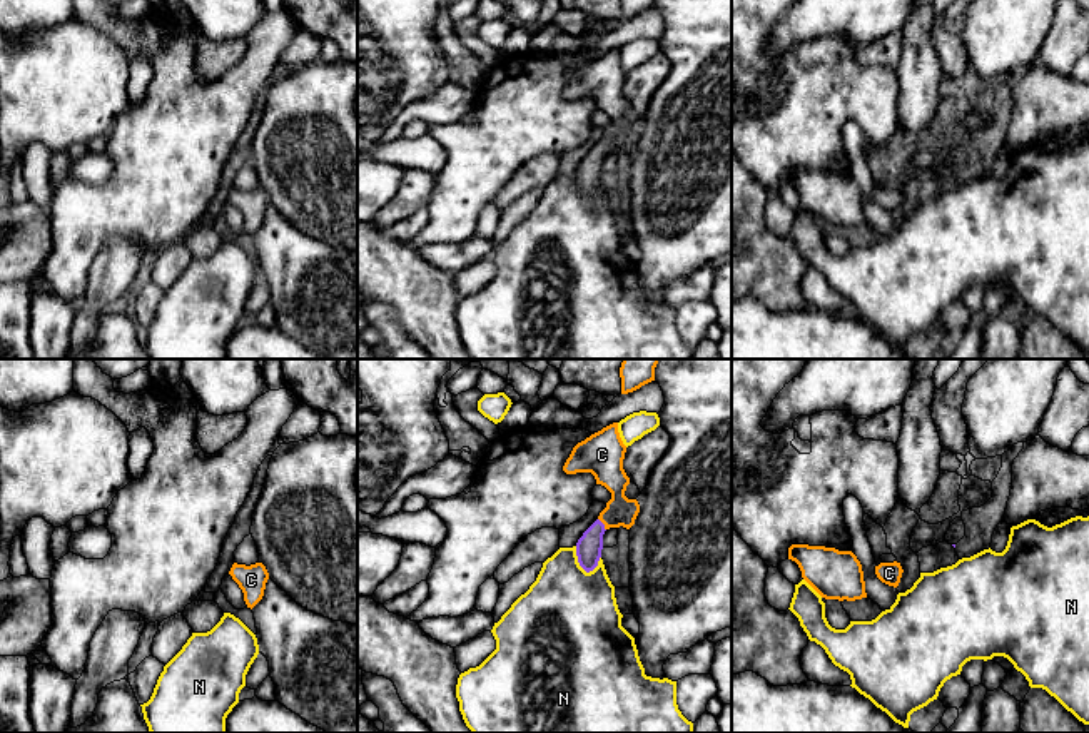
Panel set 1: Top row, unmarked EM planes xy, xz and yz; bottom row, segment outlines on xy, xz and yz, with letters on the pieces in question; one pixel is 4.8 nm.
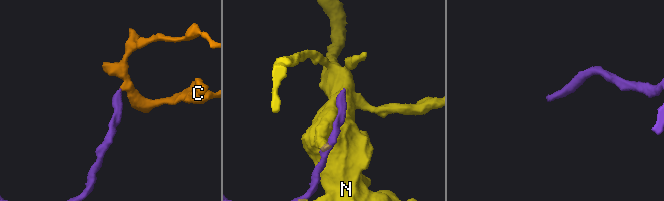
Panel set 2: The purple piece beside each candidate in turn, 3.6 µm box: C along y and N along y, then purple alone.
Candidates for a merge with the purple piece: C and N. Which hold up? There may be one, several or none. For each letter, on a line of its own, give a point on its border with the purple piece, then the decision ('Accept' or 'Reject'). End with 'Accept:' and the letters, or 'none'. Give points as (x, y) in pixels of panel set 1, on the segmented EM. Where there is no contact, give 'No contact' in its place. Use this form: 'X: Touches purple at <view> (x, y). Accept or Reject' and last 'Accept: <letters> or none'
C: Touches purple at xz (603, 525). Accept
N: Touches purple at xz (578, 561). Reject
Accept: C

